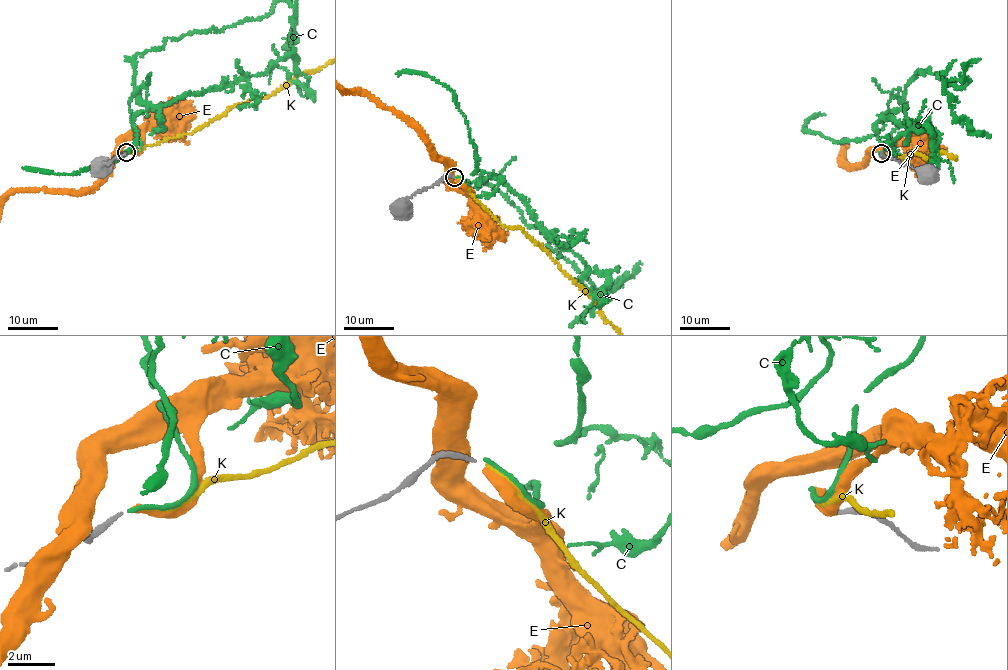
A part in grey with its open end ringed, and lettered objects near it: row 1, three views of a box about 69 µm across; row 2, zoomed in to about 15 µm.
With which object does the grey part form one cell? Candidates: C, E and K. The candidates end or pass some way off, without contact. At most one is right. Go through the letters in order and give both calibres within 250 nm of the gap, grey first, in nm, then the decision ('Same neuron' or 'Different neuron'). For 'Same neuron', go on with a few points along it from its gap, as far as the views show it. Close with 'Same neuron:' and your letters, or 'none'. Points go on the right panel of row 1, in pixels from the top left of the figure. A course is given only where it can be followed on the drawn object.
C: Thickness 170 nm (grey) against 170 nm. Different neuron
E: Thickness 170 nm (grey) against 360 nm. Different neuron
K: Thickness 170 nm (grey) against 150 nm. Same neuron
Same neuron: K

